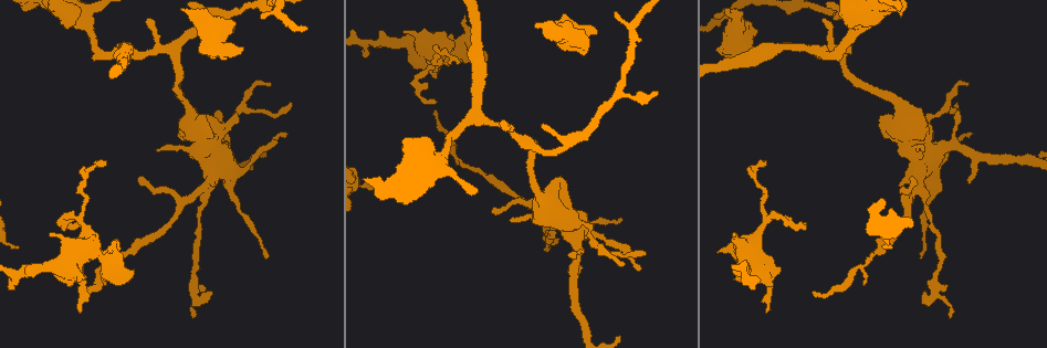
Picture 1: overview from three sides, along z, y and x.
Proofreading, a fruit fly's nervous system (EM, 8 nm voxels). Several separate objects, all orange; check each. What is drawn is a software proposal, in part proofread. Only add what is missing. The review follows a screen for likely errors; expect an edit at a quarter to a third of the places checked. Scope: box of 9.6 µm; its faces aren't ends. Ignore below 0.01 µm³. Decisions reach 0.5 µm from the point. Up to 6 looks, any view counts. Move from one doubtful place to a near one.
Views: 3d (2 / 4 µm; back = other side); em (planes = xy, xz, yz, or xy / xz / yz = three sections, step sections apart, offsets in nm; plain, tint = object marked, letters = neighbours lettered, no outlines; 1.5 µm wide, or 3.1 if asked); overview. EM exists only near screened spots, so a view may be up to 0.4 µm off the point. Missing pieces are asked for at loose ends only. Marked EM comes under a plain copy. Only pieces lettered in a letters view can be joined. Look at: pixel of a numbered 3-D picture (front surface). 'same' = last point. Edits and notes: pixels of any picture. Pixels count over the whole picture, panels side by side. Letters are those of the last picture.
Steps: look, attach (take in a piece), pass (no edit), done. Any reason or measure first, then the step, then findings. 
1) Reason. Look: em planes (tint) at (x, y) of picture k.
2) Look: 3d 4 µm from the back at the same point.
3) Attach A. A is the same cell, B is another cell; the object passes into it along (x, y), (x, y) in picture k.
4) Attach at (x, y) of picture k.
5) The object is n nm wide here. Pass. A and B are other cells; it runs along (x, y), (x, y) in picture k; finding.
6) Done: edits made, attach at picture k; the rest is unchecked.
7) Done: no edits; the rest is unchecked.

Stops while still wide. Look: 3d 2 µm at (131, 277) of picture 1.

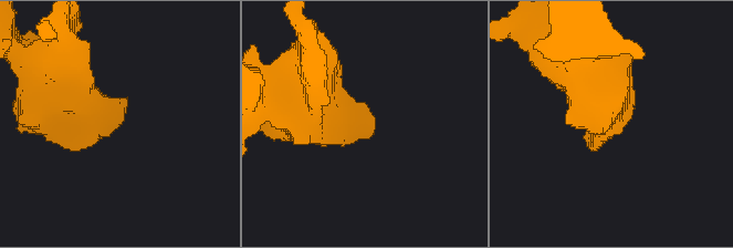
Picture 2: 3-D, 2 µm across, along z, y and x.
Look: em planes (letters) at (118, 113) of picture 2.

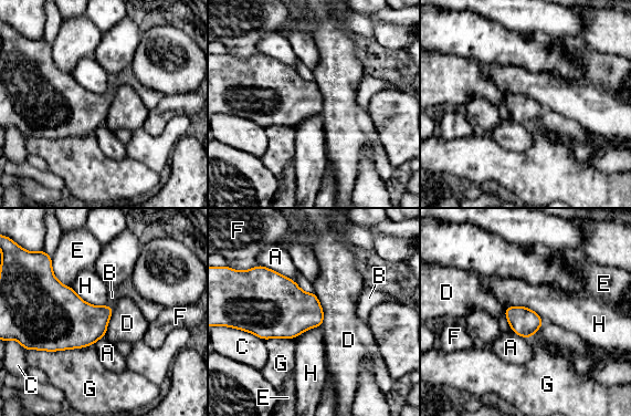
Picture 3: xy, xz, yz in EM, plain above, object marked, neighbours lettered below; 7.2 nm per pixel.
Attach B. B is the same cell, A, C, D, E, F, G and H are other cells; the object passes into it along (80, 324), (108, 305), (112, 297) in picture 3; the cell continues.

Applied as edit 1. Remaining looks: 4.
Thick end. Look: em xz step 4 (tint) at (596, 32) of picture 1.

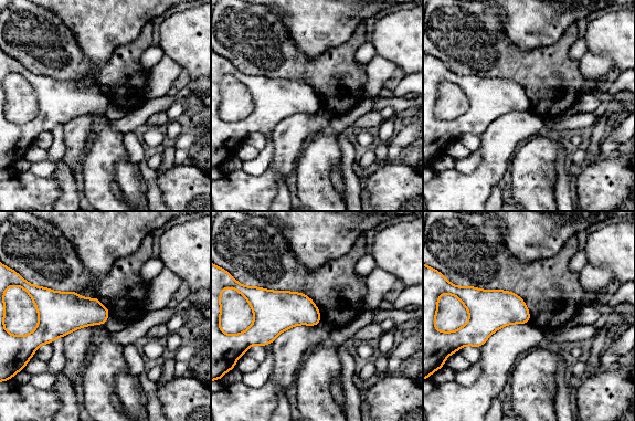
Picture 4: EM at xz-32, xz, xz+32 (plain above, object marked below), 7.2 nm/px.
What lies round it. Look: em xz step 4 (letters) at the same point.

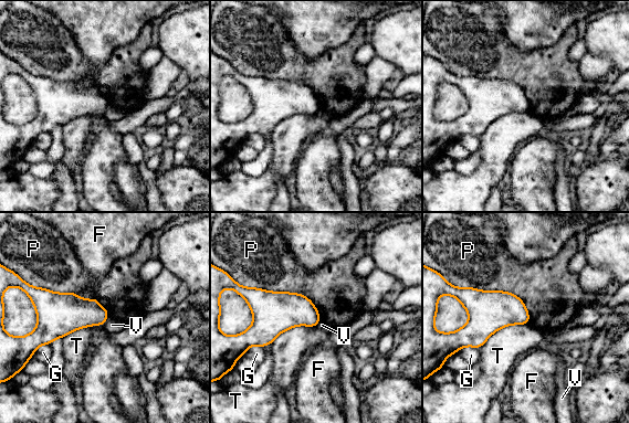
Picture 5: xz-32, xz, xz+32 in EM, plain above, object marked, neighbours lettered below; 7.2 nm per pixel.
Pass. F, G, P, T and V are other cells; a border runs along (459, 286), (515, 294), (530, 324) in picture 5; none of them fits.

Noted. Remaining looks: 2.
An open end. Look: 3d 2 µm at (140, 178) of picture 1.

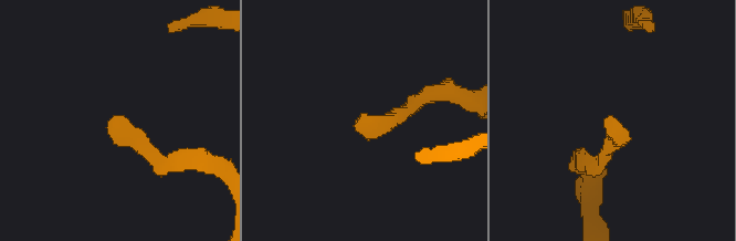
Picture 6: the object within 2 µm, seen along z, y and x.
Look: em planes (letters) at (606, 121) of picture 6.

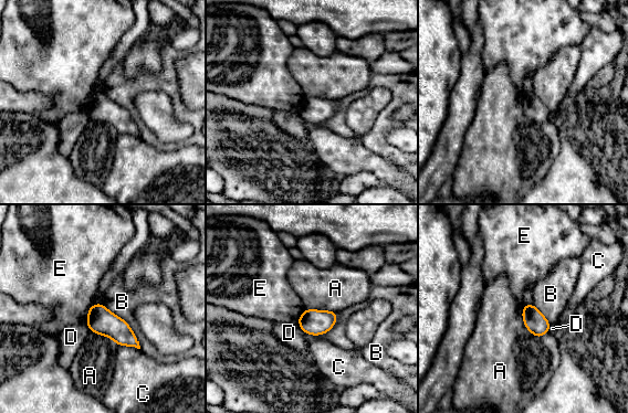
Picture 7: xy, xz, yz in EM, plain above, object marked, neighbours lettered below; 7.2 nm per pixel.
Pass. A, B, C, D and E are other cells; a border runs along (305, 308), (327, 309), (336, 313) in picture 7; none of them fits.

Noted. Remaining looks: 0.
Done: edits made, attach at picture 3; the rest is unchecked.

